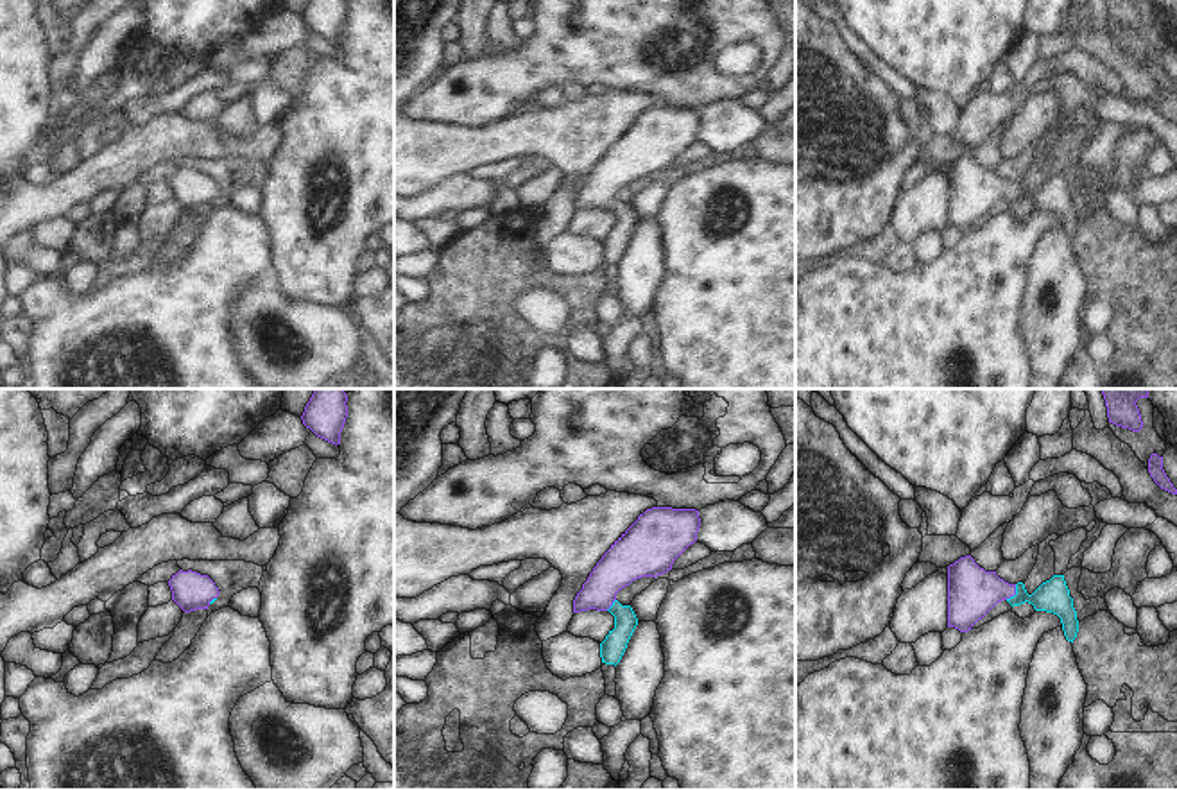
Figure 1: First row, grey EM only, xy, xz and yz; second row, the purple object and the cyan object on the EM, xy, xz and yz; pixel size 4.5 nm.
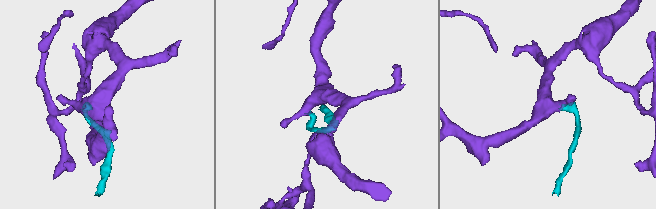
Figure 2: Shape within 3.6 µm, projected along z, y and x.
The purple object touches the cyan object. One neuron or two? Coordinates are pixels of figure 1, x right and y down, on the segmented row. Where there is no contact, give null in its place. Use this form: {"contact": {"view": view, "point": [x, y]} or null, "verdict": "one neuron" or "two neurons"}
{"contact": {"view": "yz", "point": [1014, 593]}, "verdict": "one neuron"}

